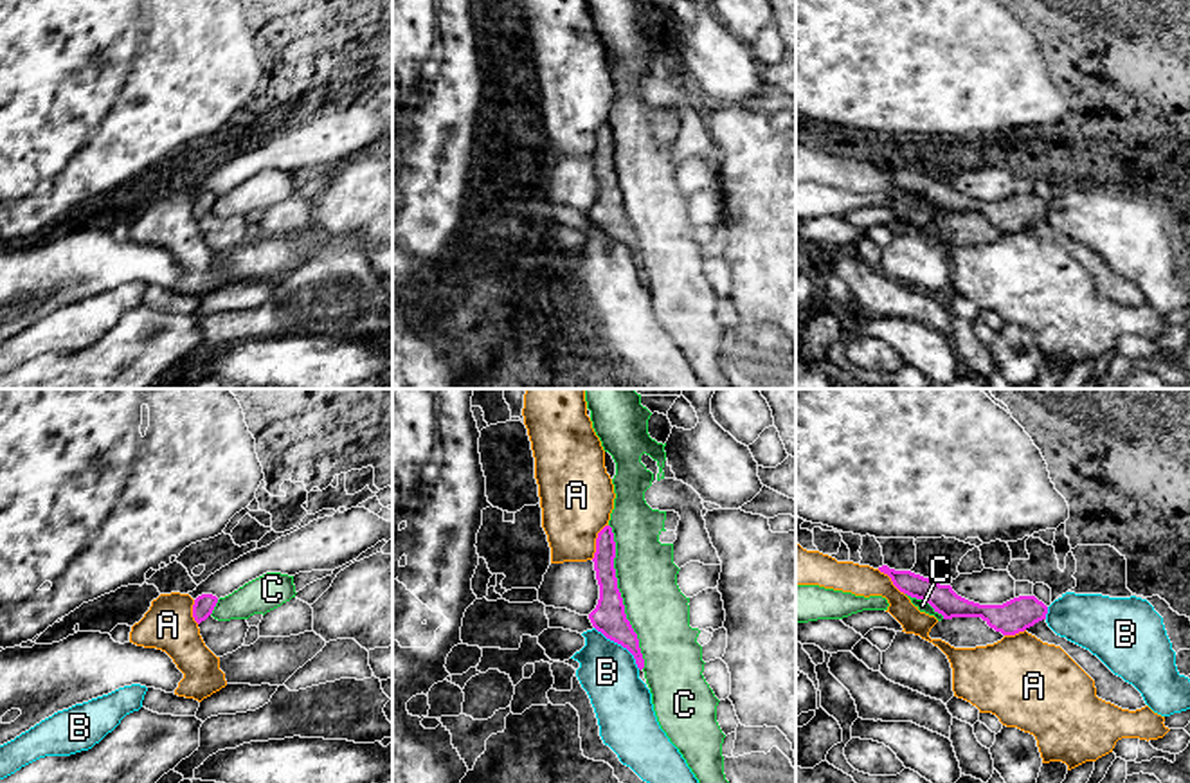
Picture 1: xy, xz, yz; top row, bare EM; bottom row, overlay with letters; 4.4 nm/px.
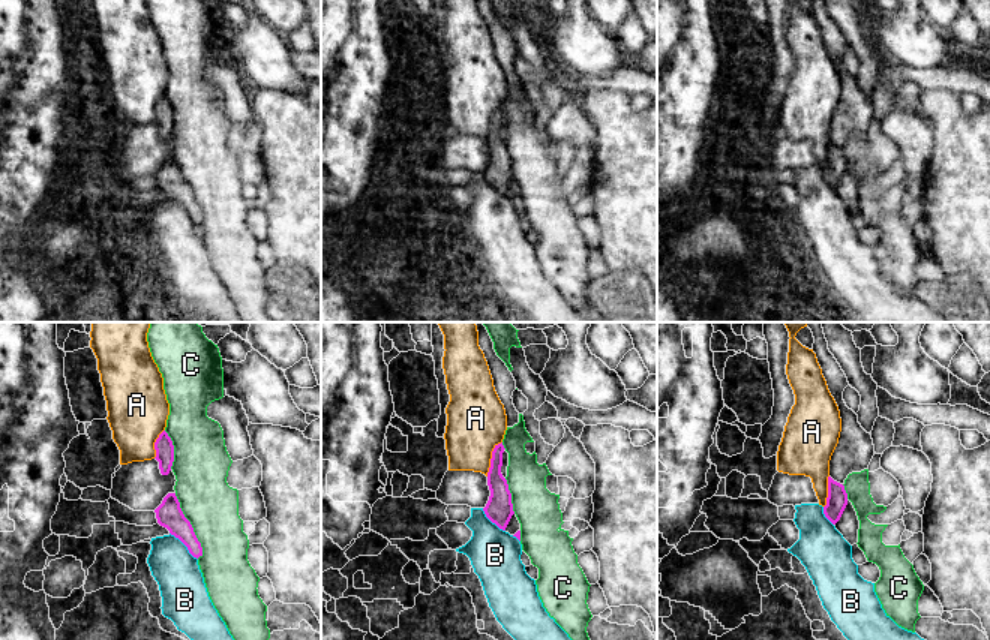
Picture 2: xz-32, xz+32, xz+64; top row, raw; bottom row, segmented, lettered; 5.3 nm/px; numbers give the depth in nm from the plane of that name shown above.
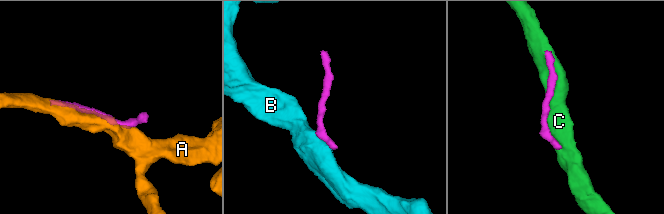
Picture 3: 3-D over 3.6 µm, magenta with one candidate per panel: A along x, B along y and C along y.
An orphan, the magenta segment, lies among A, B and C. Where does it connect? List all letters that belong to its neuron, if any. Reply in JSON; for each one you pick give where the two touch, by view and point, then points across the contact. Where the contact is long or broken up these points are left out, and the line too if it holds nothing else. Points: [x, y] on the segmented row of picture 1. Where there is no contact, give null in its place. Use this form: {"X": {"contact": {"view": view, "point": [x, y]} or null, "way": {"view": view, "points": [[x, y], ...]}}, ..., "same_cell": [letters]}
{"same_cell": []}

